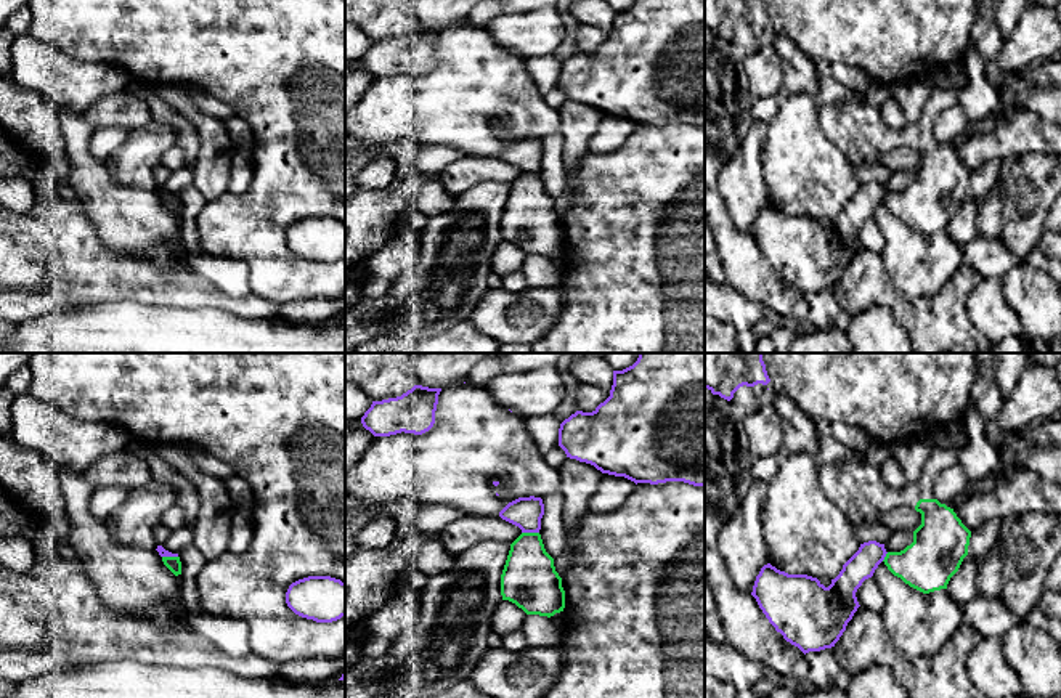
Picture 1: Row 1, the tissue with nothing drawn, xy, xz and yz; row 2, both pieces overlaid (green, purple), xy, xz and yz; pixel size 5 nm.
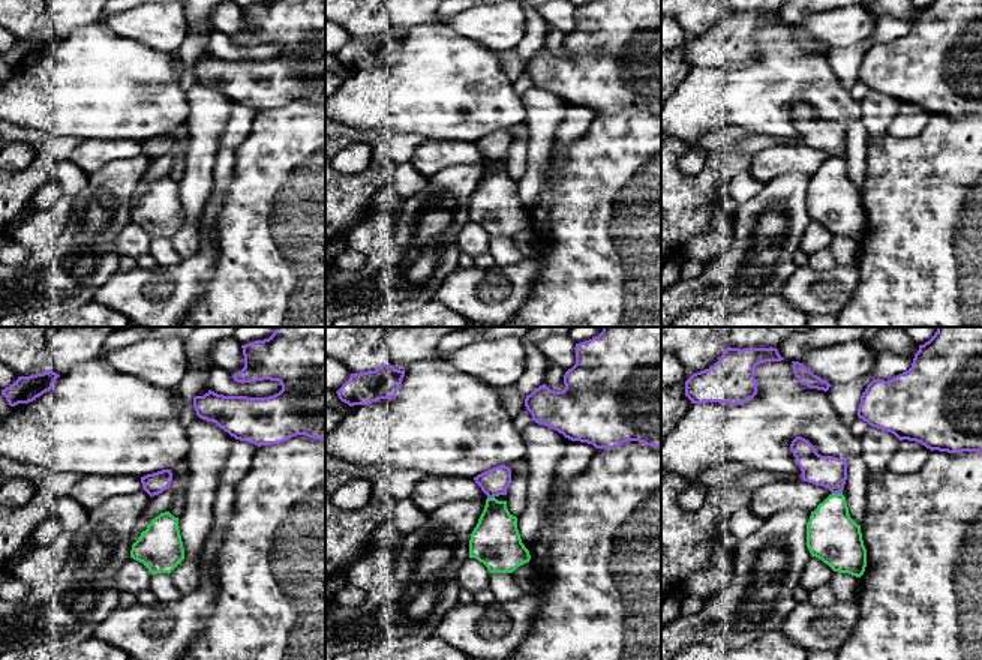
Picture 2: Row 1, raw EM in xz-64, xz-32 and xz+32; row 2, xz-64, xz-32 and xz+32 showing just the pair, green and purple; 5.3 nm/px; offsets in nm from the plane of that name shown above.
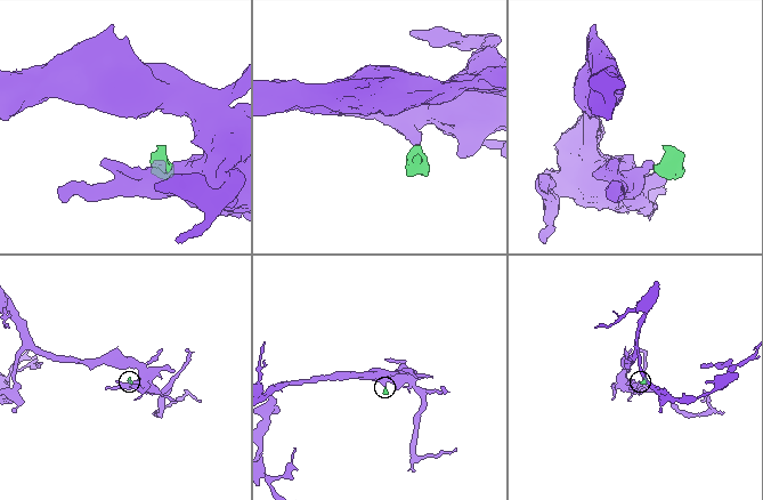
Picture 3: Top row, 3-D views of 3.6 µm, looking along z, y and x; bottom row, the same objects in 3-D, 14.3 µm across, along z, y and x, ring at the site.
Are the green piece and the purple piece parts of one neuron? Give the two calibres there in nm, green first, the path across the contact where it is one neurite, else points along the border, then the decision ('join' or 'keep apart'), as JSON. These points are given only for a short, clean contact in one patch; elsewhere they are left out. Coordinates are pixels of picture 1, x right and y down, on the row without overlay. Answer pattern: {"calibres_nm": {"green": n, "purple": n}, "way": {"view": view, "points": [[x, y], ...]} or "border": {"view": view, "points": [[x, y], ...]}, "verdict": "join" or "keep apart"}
{"calibres_nm": {"green": 280, "purple": 160}, "border": {"view": "xz", "points": [[522, 172], [538, 174]]}, "verdict": "keep apart"}

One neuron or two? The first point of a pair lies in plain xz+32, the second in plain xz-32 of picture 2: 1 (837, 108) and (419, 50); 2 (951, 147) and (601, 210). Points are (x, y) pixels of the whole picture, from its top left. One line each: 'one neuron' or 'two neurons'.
1: one neuron
2: one neuron

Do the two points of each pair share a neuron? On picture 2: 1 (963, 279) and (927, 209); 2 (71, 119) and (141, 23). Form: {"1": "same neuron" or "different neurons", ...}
{"1": "same neuron", "2": "different neurons"}

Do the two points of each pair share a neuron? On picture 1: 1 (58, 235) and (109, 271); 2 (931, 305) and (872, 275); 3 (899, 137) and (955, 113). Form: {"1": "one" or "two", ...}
{"1": "one", "2": "one", "3": "two"}

